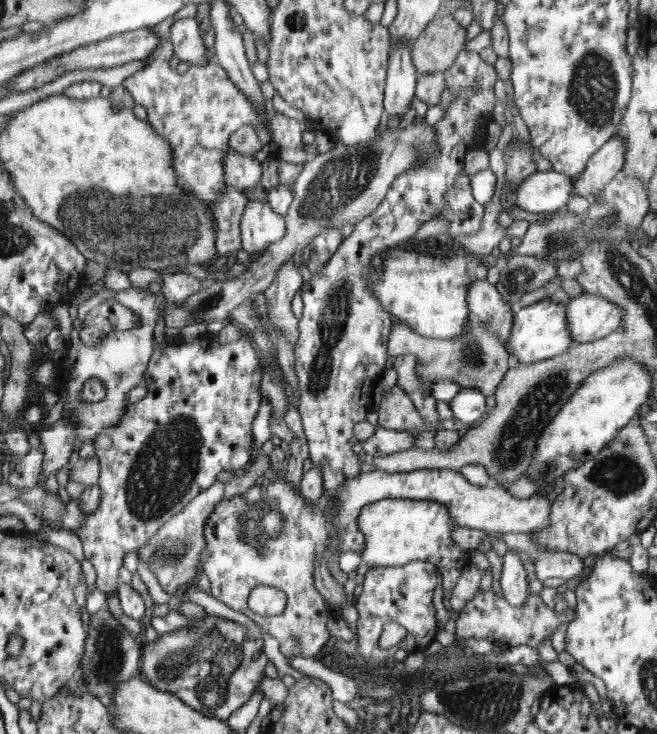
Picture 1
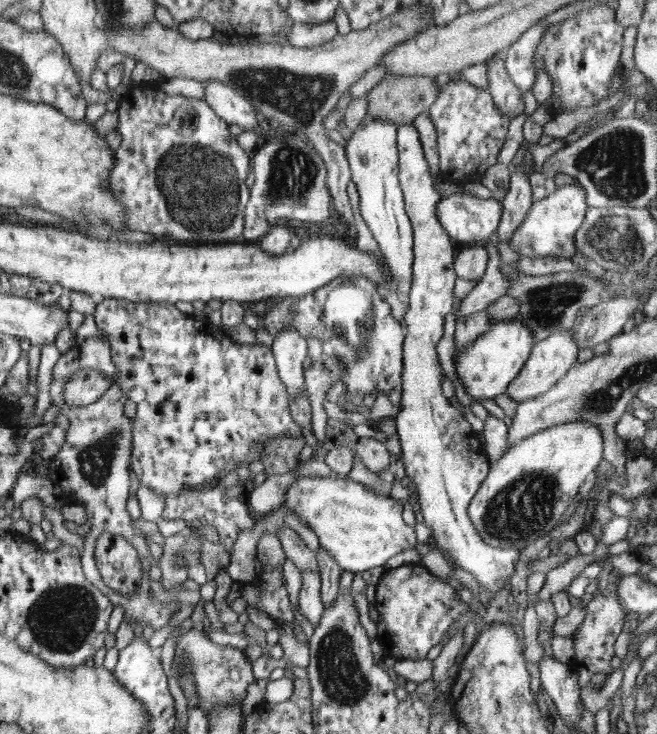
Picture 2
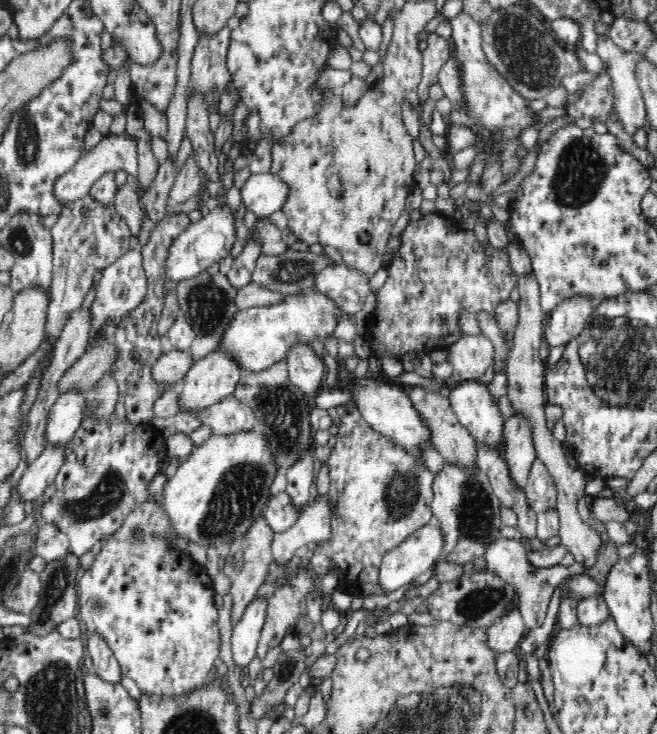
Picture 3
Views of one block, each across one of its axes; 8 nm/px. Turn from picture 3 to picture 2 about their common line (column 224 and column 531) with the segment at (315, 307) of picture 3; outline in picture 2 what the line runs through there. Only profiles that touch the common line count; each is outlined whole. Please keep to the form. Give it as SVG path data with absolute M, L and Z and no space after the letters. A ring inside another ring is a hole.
M517 318L506 319L490 326L488 332L480 335L480 339L456 353L454 367L470 396L493 400L495 396L508 391L510 383L521 374L535 346L536 337L532 329Z

